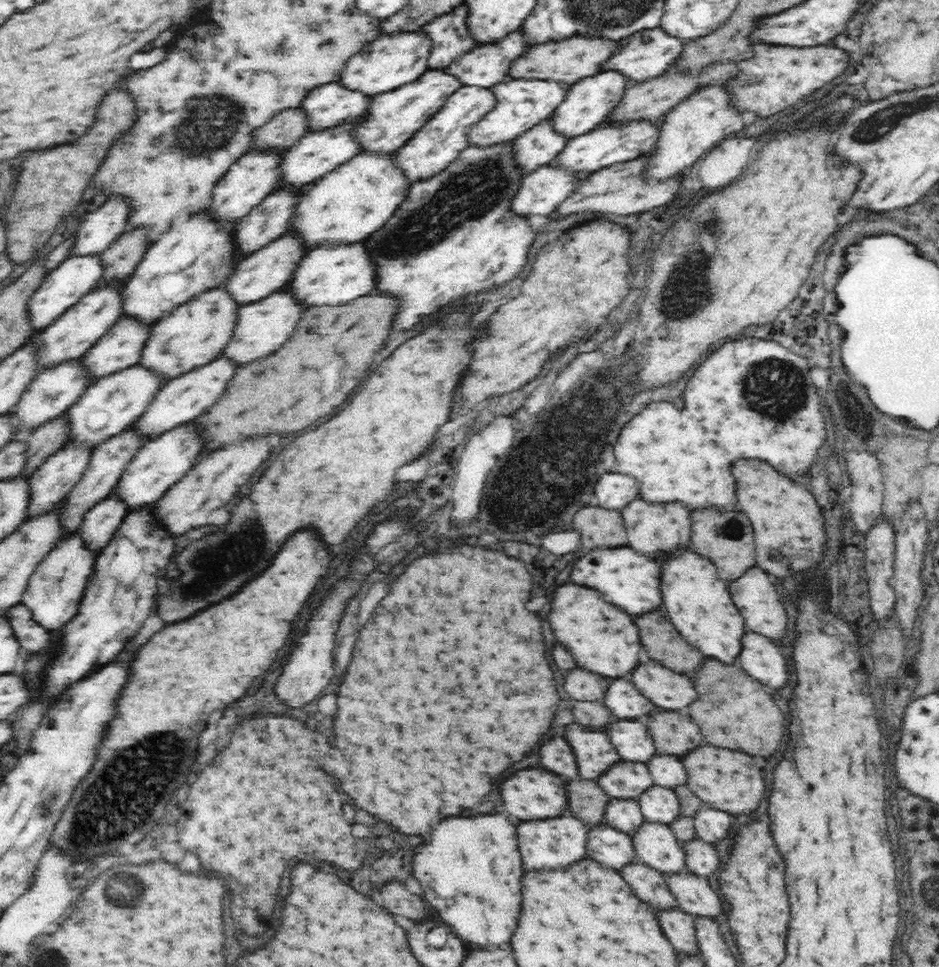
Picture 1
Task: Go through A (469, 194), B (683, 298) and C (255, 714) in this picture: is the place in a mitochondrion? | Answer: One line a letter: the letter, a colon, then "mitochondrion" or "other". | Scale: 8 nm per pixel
A: mitochondrion
B: mitochondrion
C: other

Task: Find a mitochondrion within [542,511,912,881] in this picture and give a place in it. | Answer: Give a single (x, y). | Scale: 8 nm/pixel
(730, 533)

